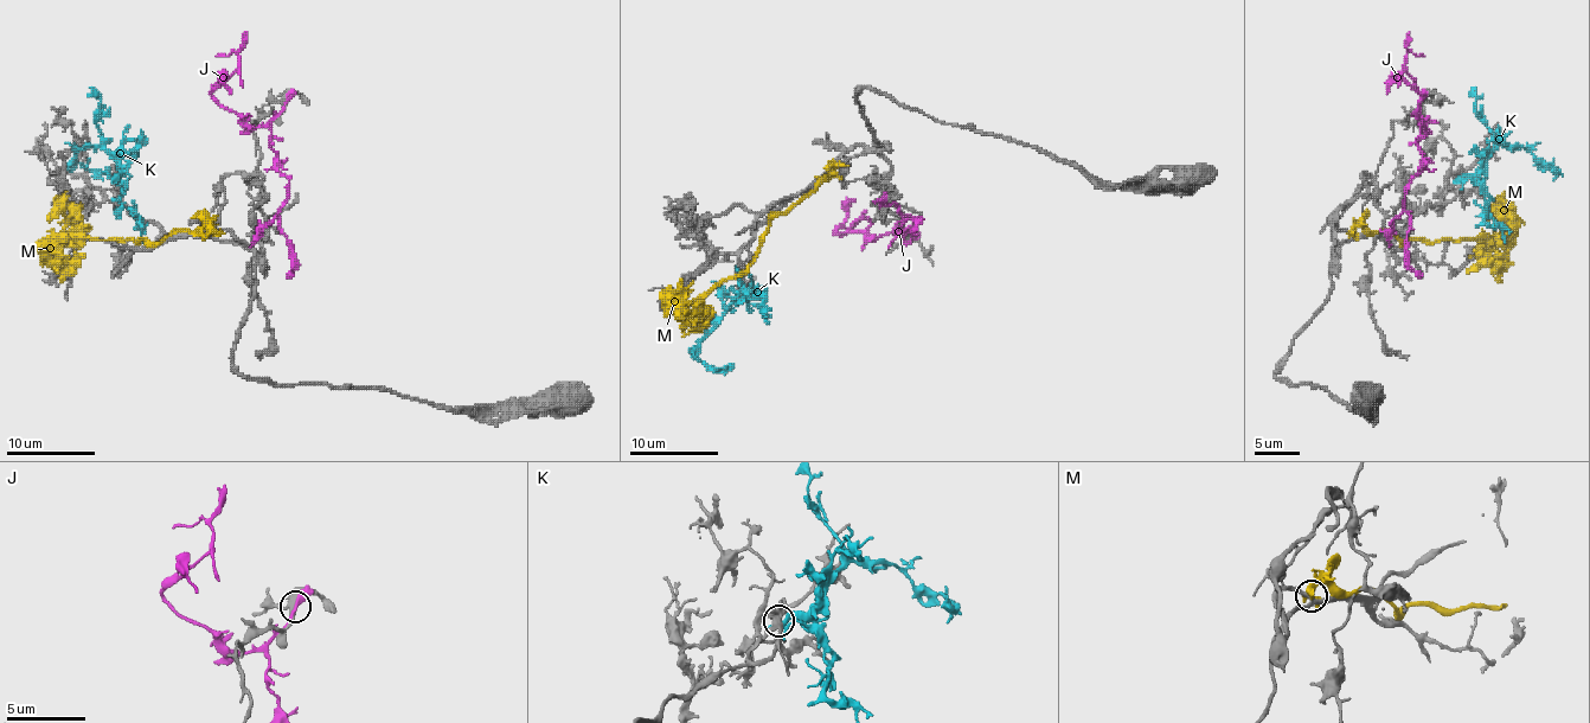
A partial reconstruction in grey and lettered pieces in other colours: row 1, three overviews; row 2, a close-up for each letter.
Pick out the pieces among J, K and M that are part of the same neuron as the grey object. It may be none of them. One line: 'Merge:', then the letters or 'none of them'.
Merge: K

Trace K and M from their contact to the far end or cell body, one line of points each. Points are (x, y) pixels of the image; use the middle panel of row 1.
K: (739, 270), (742, 292), (699, 343), (698, 357), (706, 365), (724, 370), (733, 363)
M: (833, 166), (820, 184), (773, 219), (757, 256), (744, 270), (686, 304), (678, 317), (699, 314), (709, 307)

